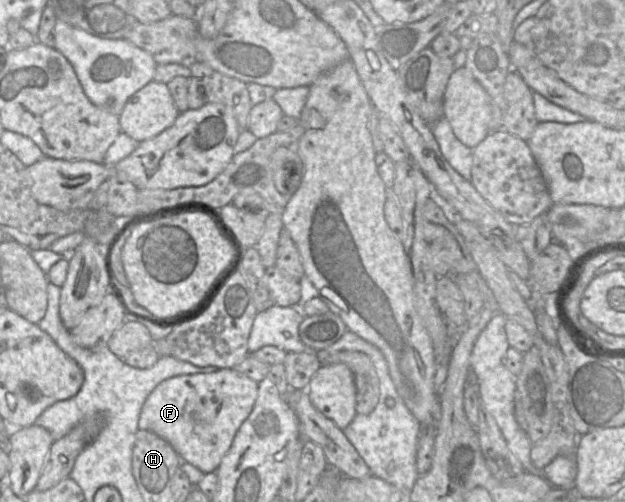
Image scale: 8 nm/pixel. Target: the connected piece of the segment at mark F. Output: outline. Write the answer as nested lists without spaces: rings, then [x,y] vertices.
[[[222,368],[213,373],[178,375],[159,383],[146,398],[140,412],[138,429],[149,430],[165,439],[180,456],[207,474],[215,472],[233,439],[250,415],[258,393],[258,383],[233,368]]]

